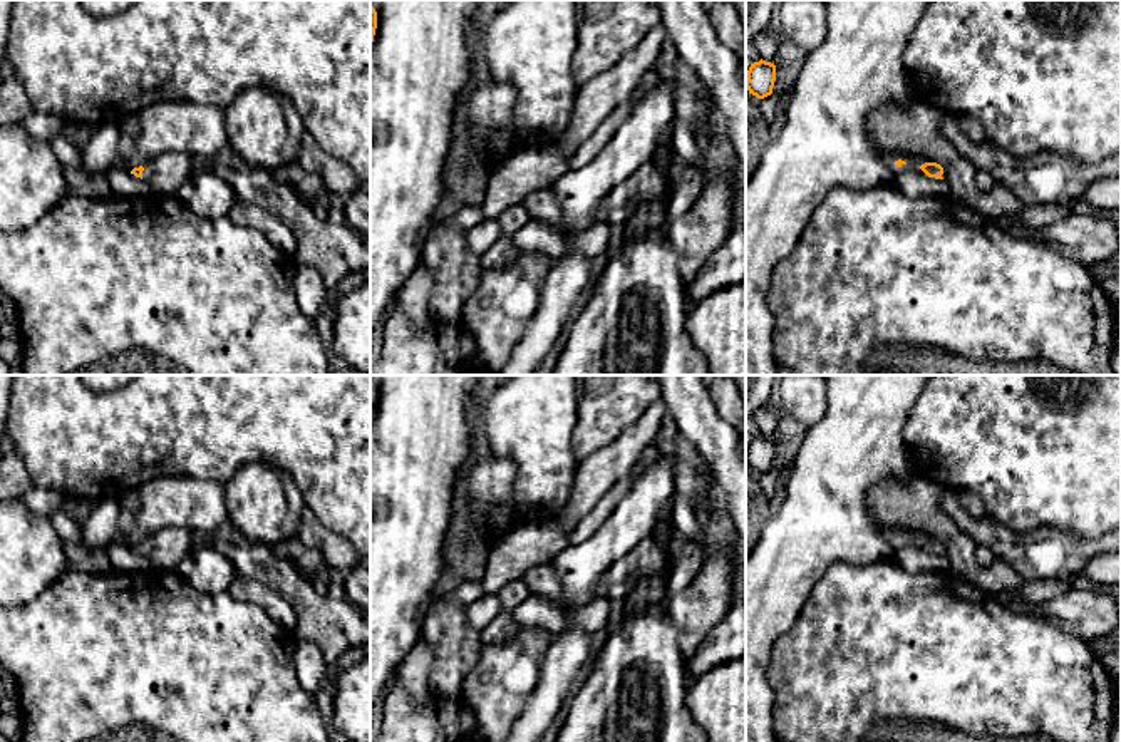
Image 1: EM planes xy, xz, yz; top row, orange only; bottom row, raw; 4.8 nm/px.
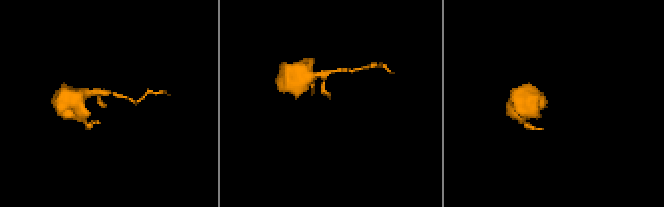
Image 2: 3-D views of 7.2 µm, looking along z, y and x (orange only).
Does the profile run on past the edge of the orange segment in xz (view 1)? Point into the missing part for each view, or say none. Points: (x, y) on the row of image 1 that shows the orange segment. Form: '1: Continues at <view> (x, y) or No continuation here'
1: No continuation here

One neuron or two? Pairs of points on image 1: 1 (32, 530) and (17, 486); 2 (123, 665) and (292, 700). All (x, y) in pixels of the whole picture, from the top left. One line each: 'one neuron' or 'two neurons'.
1: two neurons
2: one neuron

